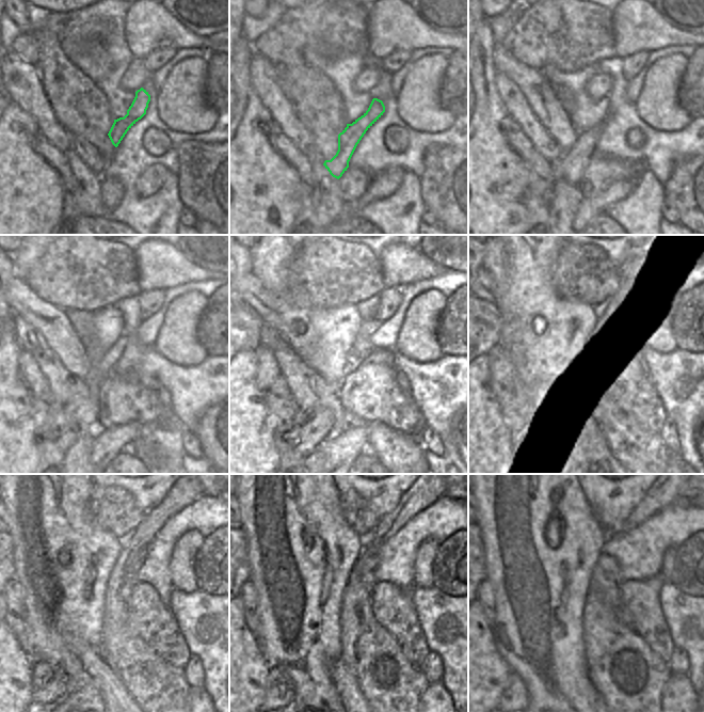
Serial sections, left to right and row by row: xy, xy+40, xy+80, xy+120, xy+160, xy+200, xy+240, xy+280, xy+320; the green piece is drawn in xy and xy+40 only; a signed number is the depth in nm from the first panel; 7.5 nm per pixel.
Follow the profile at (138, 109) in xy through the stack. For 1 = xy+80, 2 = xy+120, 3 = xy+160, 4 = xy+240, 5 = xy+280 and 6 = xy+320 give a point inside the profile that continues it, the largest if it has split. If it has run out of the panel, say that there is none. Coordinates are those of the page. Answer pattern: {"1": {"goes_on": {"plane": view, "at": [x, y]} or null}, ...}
{"1": {"goes_on": {"plane": "xy+80", "at": [571, 167]}}, "2": {"goes_on": {"plane": "xy+120", "at": [81, 416]}}, "3": {"goes_on": {"plane": "xy+160", "at": [303, 434]}}, "4": {"goes_on": {"plane": "xy+240", "at": [49, 685]}}, "5": {"goes_on": {"plane": "xy+280", "at": [280, 691]}}, "6": {"goes_on": {"plane": "xy+320", "at": [515, 691]}}}

